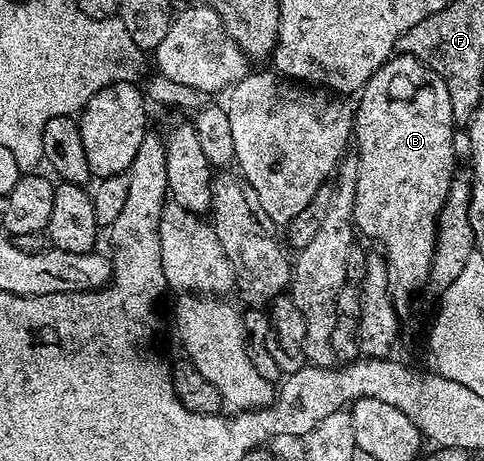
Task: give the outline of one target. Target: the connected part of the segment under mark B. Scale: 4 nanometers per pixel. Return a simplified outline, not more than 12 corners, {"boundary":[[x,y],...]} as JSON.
{"boundary":[[389,58],[354,110],[357,233],[394,306],[429,283],[453,170],[444,80]]}

